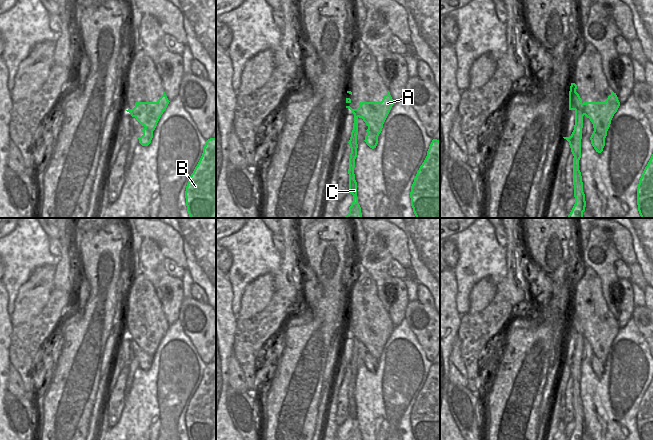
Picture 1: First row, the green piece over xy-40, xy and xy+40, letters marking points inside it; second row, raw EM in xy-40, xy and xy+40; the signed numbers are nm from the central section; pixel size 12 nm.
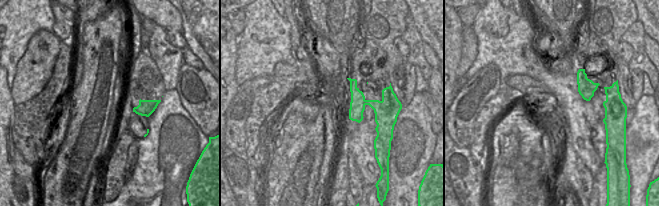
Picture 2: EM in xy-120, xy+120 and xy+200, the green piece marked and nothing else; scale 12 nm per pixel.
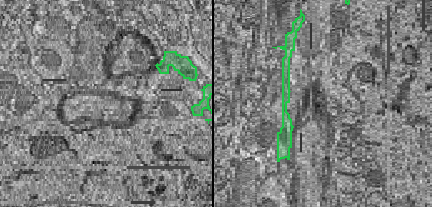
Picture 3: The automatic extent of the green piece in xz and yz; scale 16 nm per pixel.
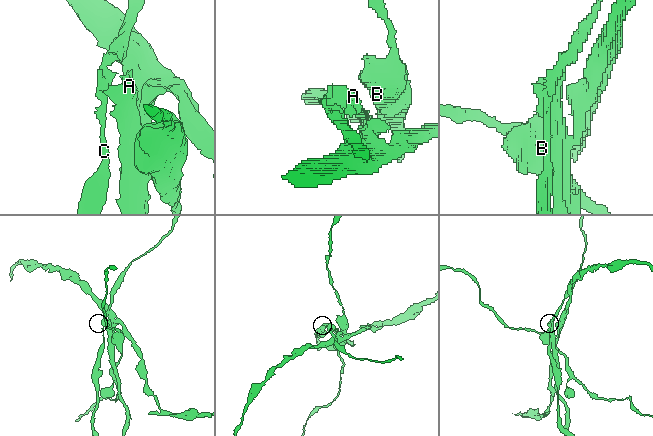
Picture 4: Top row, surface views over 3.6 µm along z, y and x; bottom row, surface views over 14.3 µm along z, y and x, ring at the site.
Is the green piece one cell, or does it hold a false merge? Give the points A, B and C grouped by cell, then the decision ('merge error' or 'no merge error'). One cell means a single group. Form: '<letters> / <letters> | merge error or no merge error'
A B / C | merge error

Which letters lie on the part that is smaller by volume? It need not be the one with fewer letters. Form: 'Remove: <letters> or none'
Remove: C

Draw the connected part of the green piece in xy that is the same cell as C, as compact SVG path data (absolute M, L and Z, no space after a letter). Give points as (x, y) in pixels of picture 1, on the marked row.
M354 115L353 130L351 132L351 137L349 140L349 145L351 148L350 158L349 158L349 193L353 195L353 202L349 207L349 213L343 218L362 218L361 207L358 203L357 197L357 182L355 180L354 168L355 159L357 157L357 135L358 135L358 116Z

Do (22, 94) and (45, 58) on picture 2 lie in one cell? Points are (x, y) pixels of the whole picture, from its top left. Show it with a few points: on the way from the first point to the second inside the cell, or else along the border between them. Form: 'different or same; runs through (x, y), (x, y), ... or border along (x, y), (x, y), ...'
same; runs through (26, 85), (36, 67)

